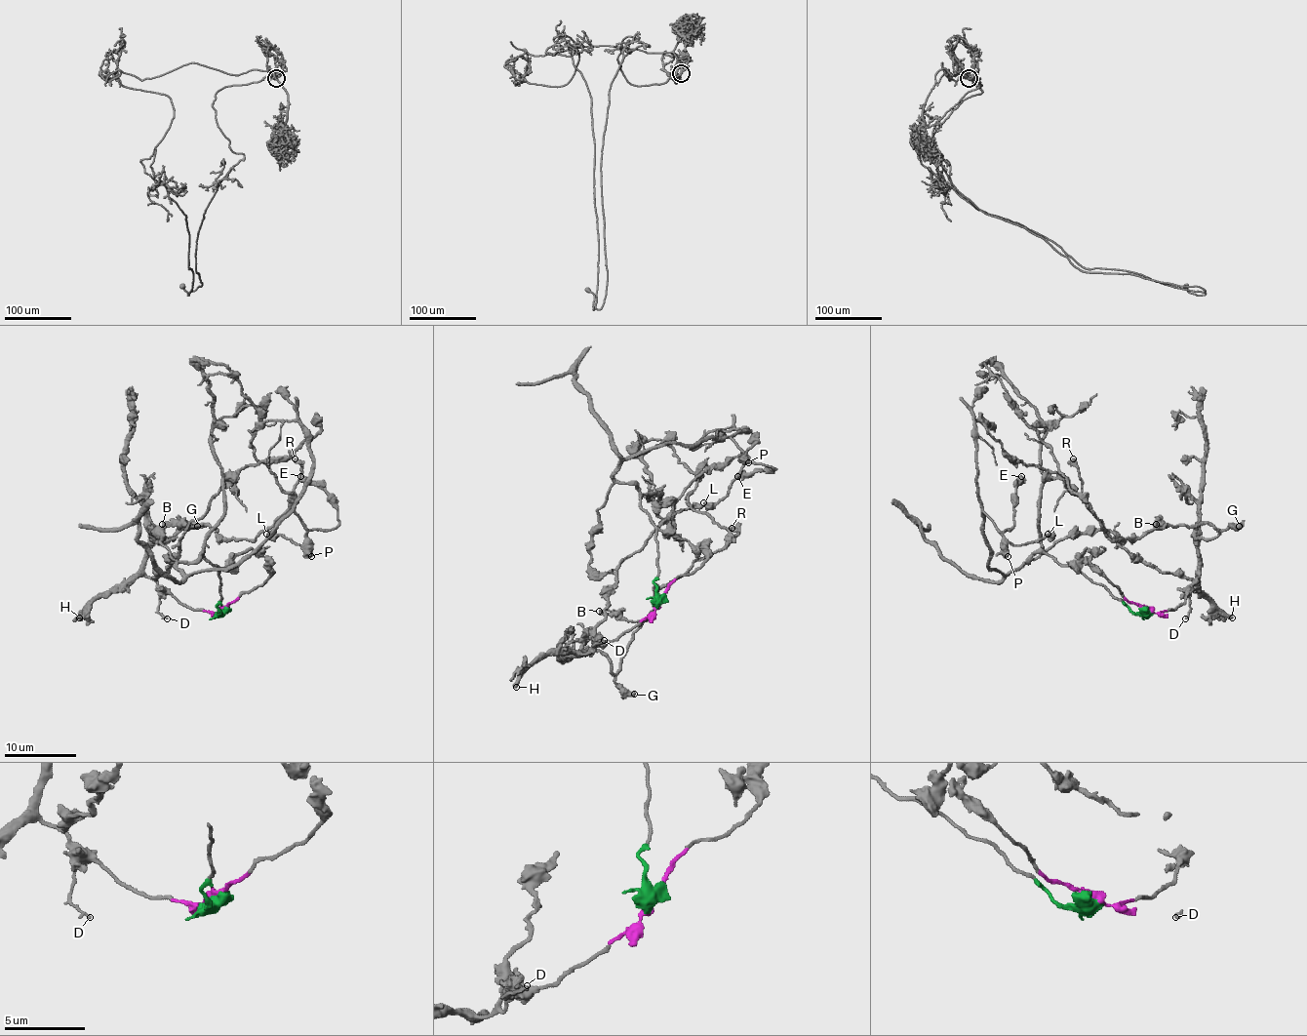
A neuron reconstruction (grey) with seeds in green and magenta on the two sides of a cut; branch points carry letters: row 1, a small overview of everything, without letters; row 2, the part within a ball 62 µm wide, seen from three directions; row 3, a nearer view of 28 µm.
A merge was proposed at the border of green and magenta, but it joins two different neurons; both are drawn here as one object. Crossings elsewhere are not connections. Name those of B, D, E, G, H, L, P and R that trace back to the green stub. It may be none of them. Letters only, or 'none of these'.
E, L, P

